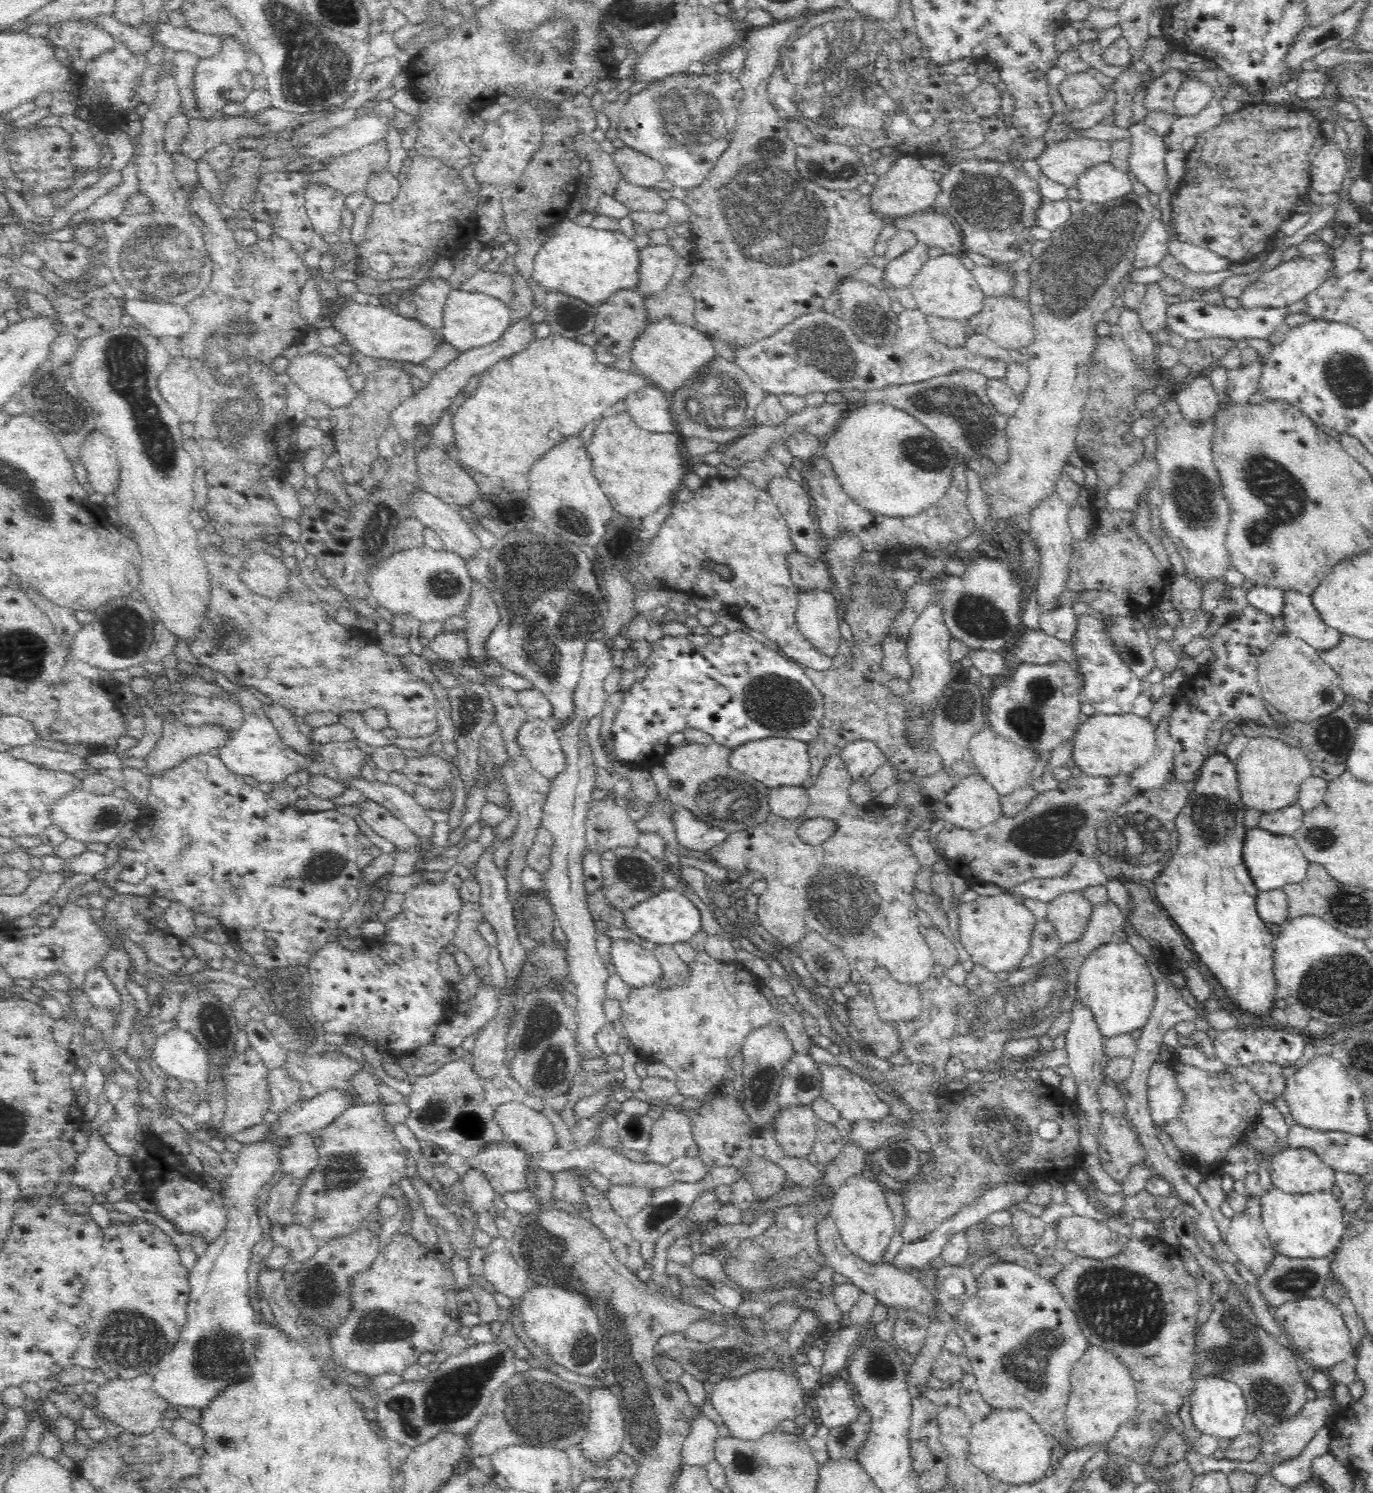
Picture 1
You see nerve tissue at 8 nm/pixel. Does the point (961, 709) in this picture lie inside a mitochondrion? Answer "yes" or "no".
yes

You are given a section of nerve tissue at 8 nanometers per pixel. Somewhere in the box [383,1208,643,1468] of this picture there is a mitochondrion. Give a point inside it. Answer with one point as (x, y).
(534, 1409)

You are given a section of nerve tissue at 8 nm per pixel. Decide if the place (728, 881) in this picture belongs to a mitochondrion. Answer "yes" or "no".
no

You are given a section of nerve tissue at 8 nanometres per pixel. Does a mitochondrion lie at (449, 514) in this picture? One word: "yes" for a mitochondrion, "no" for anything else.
no

